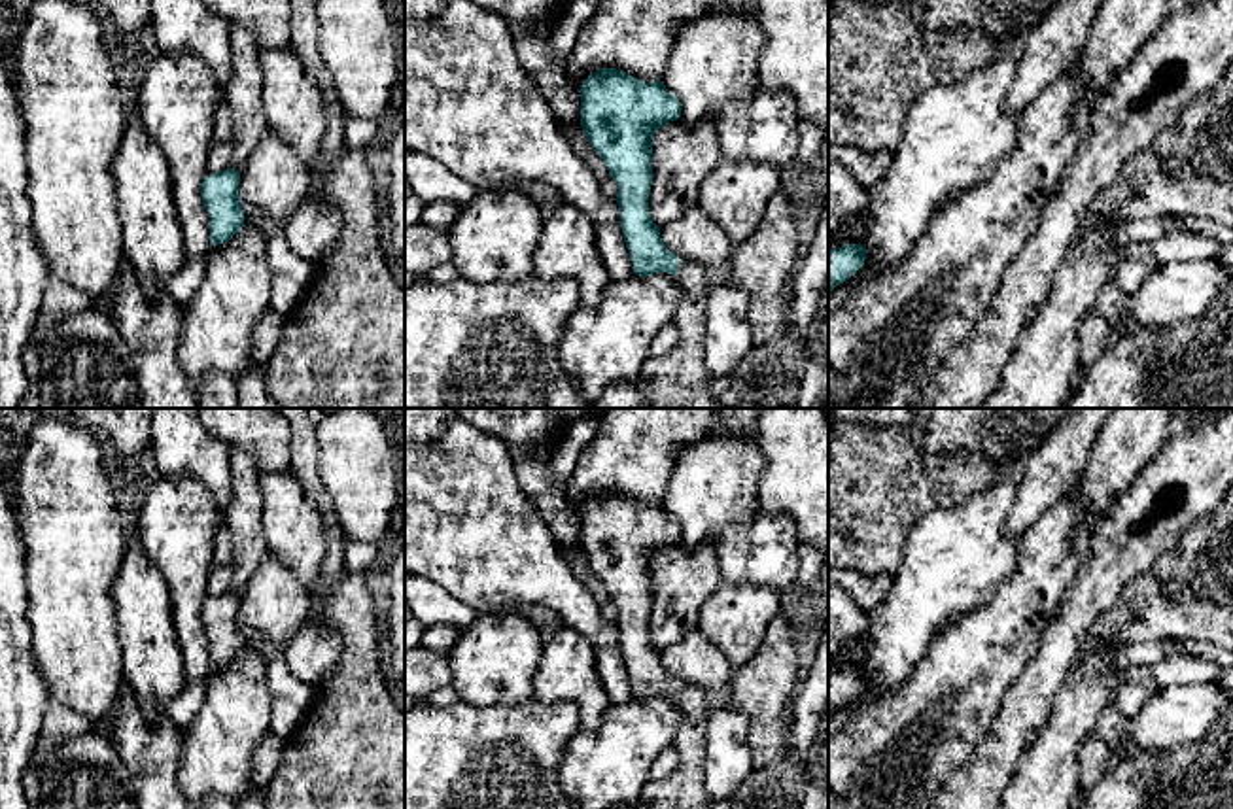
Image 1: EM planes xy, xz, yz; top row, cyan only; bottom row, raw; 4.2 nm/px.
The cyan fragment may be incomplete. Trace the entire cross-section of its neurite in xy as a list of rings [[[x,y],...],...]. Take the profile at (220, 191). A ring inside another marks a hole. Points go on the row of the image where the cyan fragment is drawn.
[[[227,168],[208,174],[200,195],[210,217],[210,246],[229,242],[244,227],[244,210],[238,197],[240,172]]]

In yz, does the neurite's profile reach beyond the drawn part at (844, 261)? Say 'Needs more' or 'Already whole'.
Already whole

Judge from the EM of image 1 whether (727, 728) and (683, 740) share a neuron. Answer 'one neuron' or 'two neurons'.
two neurons

